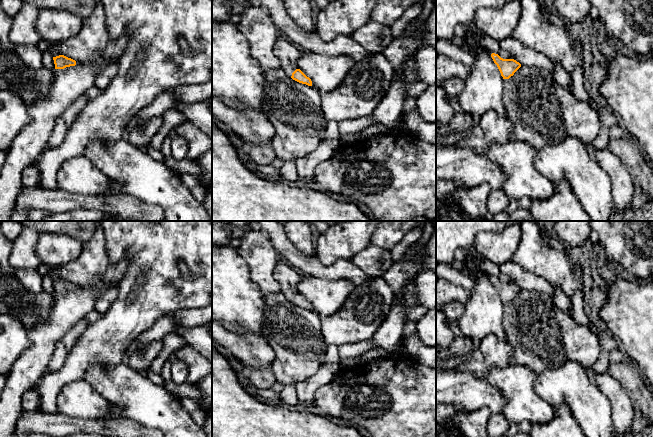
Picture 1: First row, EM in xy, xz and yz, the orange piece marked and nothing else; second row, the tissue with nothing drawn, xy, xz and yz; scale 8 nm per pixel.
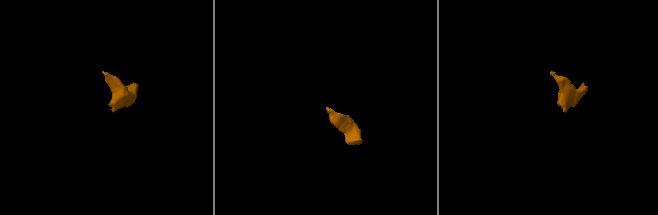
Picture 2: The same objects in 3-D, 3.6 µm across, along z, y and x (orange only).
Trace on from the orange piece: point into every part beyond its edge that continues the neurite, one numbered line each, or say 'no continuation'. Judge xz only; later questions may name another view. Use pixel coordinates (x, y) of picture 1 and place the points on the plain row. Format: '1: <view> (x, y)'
1: xz (287, 276)

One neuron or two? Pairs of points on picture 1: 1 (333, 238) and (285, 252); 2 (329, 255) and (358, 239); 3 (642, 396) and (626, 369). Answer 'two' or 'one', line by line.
1: two
2: one
3: one

